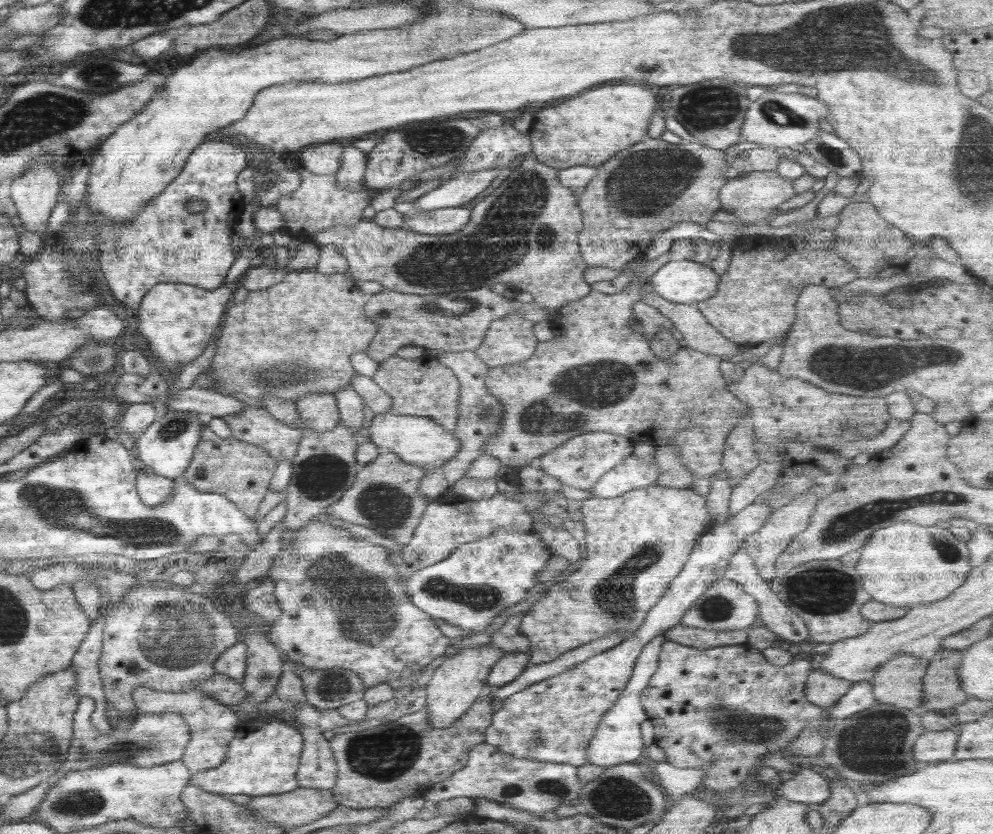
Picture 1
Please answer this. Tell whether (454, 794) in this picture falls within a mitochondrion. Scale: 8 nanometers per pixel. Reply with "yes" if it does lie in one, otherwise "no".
no

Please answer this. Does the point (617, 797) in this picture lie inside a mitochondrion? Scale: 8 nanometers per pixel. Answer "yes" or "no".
yes

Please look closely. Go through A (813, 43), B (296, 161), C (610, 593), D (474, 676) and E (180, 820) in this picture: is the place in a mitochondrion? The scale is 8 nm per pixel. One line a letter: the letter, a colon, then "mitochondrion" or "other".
A: mitochondrion
B: other
C: mitochondrion
D: other
E: other

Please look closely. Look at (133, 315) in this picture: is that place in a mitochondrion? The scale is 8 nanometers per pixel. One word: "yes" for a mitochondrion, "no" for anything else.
no

